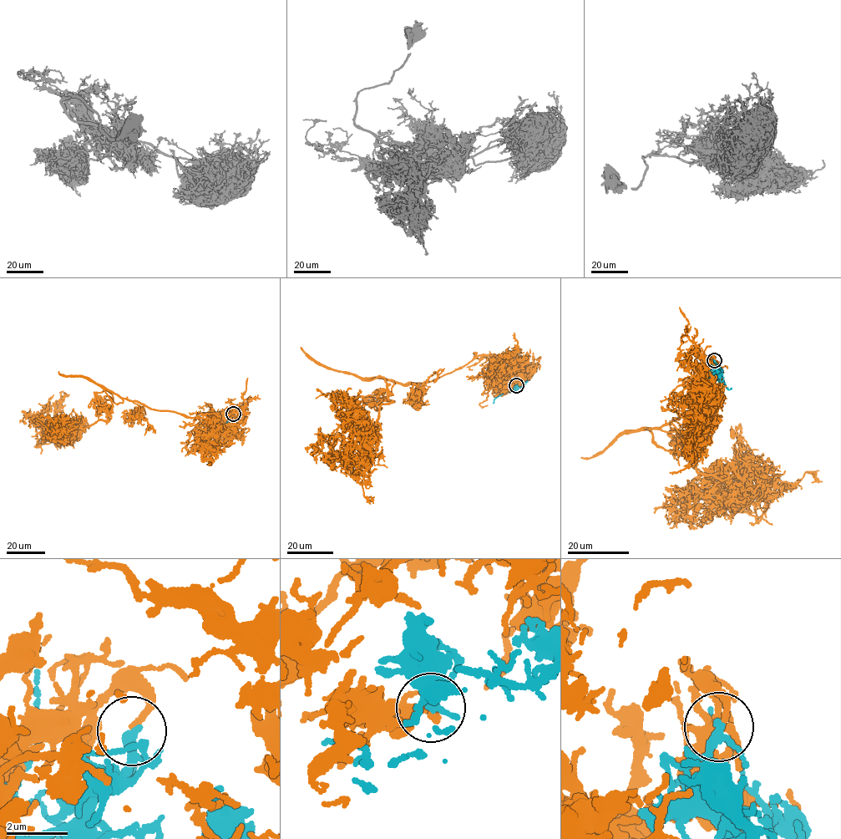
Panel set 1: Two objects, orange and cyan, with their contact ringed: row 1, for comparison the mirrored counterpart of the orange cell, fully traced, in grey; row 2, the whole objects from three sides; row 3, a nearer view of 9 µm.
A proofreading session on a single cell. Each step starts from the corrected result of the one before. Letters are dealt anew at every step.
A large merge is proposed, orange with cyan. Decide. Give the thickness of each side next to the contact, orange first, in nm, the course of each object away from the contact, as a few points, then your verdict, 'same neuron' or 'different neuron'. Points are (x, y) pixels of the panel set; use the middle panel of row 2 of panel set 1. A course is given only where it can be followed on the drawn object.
190/220 nm | orange via (516, 386), (479, 354), (429, 381), (362, 378), (384, 378), (391, 402), (356, 460), (325, 455), (340, 455) | cyan via (517, 385), (513, 389), (499, 395), (493, 403) | same neuron

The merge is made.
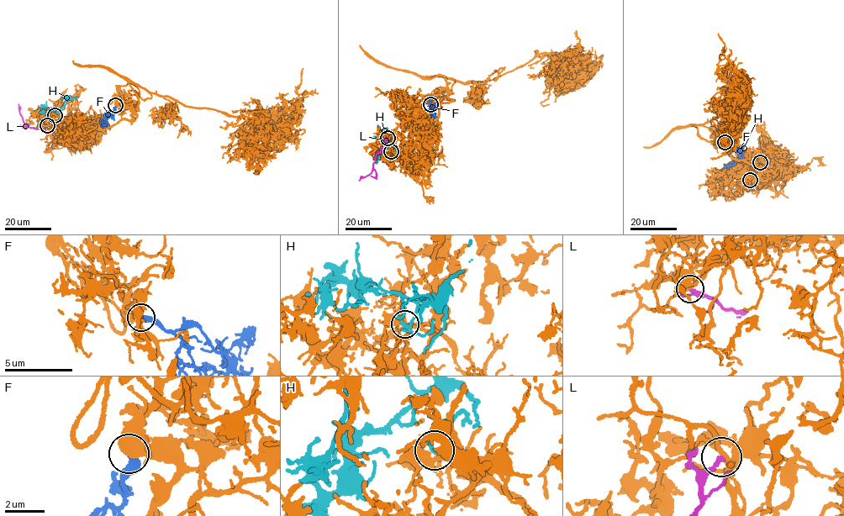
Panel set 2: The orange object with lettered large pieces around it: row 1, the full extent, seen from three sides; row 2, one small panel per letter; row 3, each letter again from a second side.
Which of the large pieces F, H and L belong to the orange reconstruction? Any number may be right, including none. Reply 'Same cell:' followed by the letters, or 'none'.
Same cell: F, H

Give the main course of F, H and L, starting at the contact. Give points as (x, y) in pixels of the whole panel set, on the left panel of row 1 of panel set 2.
F: (115, 104), (114, 113), (102, 125), (104, 125), (102, 123)
H: (55, 115), (55, 111), (40, 108), (43, 113), (46, 111), (43, 111), (46, 114)
L: (47, 126), (39, 128), (24, 125), (18, 104)

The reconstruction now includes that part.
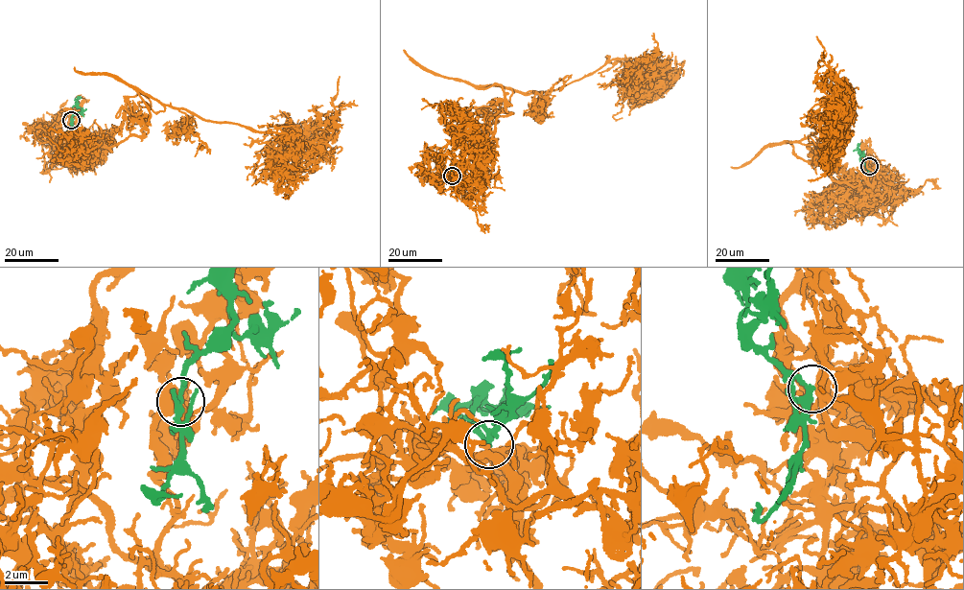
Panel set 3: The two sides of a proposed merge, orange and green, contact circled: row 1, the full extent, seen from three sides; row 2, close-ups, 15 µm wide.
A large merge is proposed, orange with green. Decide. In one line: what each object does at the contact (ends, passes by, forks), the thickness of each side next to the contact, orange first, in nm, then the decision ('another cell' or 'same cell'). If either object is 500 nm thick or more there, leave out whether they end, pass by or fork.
orange forks; green forks; calibres 380 and 220 nm; same cell

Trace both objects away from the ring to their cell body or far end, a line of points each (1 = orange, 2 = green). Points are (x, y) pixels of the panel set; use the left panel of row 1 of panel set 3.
1: (71, 120), (70, 142), (84, 153), (141, 135), (151, 117), (135, 88), (210, 121), (322, 143), (340, 77)
2: (71, 121), (78, 110), (77, 100), (81, 98)

